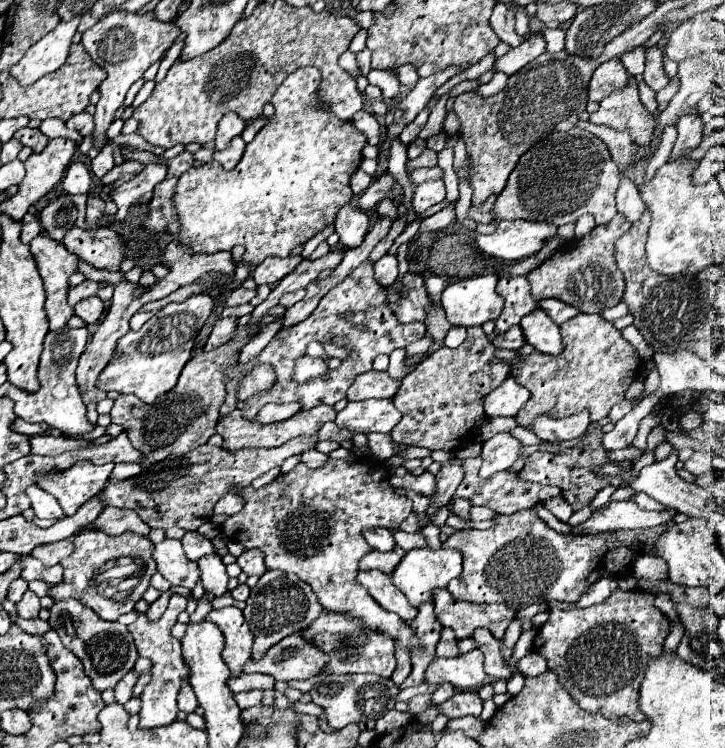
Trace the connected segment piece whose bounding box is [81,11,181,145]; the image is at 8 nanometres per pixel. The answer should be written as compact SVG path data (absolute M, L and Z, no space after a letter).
M111 11L109 15L101 17L89 31L83 33L81 45L85 47L85 51L91 55L91 59L105 69L107 79L101 83L99 93L101 93L101 101L97 103L97 111L95 111L95 145L105 143L105 131L109 129L109 125L113 123L113 115L115 111L123 105L123 99L129 91L129 87L143 77L143 73L155 63L159 61L159 57L175 43L175 39L179 37L181 29L171 23L171 21L159 21L153 11L147 13L131 13L131 11Z

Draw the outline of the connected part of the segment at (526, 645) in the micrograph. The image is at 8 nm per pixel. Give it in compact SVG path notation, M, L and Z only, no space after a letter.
M532 627L527 631L523 631L515 645L513 657L511 663L509 663L509 668L512 672L519 672L517 669L517 661L524 657L528 652L532 650L533 639L537 633L537 628Z

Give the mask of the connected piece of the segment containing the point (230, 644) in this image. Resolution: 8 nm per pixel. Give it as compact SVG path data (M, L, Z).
M223 607L223 609L213 609L207 617L207 621L215 623L223 637L225 637L225 649L223 649L223 659L229 665L231 673L241 673L243 665L251 657L251 645L253 645L253 633L243 619L241 609L237 607Z

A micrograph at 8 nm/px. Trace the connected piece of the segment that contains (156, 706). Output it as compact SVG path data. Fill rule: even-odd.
M173 593L171 599L169 599L169 607L167 611L163 613L163 617L159 621L149 621L143 613L139 615L139 619L129 625L129 633L133 635L135 639L135 645L137 645L137 651L141 657L149 657L153 661L153 679L151 683L145 687L145 691L141 693L141 701L143 701L143 707L141 707L141 721L139 721L139 729L155 729L155 727L161 727L161 725L169 725L177 719L177 693L179 693L179 687L181 687L181 681L189 677L189 669L183 661L183 655L181 655L181 643L177 639L171 637L171 627L178 621L178 615L181 611L185 611L185 605L187 605L187 597L185 595L179 595L179 593Z

